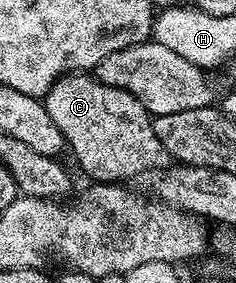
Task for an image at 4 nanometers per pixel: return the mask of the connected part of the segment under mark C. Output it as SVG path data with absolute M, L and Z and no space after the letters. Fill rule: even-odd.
M77 72L64 74L59 78L42 101L46 112L50 112L50 120L58 124L58 132L62 132L70 154L72 150L77 164L86 173L93 174L97 183L124 184L127 183L127 178L136 178L143 170L159 171L169 165L166 148L162 148L162 140L158 140L158 136L154 136L152 131L153 115L130 92L114 88L110 84L102 84L91 73Z

